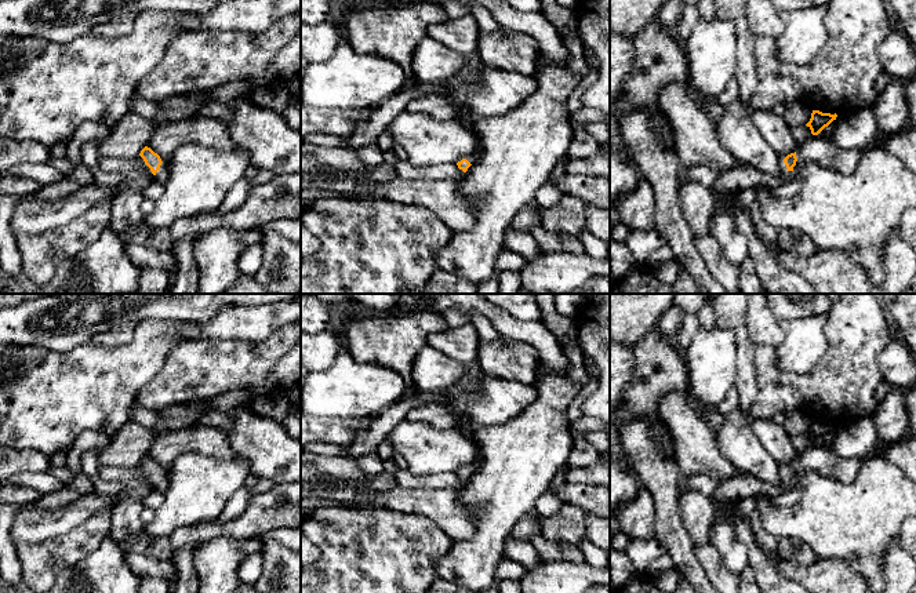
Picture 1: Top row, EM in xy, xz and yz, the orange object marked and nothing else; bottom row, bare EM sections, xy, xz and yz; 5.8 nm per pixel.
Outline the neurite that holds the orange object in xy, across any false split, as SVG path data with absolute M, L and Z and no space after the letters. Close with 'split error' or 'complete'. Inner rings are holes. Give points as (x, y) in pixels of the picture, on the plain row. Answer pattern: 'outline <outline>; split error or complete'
outline M148 455L141 459L139 465L150 477L152 483L155 484L155 488L164 494L167 490L167 476L163 473L160 465Z; split error

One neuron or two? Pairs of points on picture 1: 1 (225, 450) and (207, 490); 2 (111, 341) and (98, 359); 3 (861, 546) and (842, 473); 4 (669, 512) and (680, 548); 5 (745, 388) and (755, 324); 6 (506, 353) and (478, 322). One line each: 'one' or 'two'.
1: two
2: two
3: two
4: one
5: two
6: one

